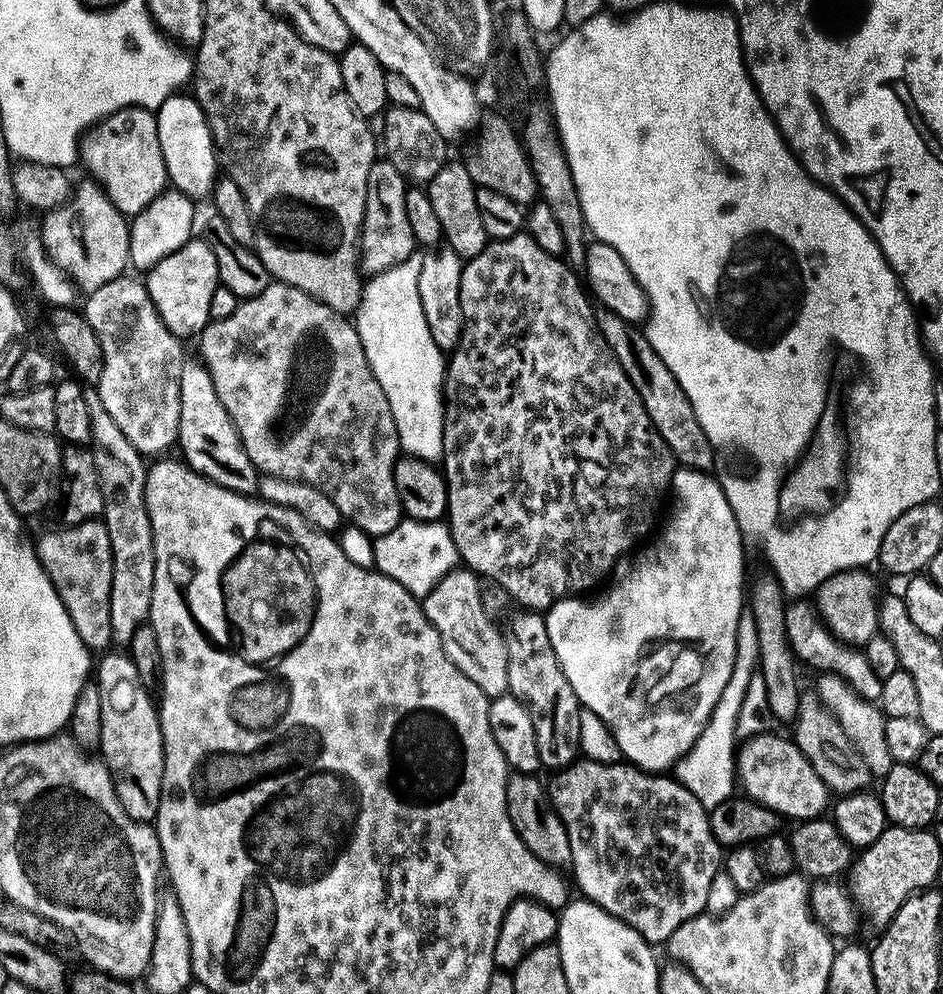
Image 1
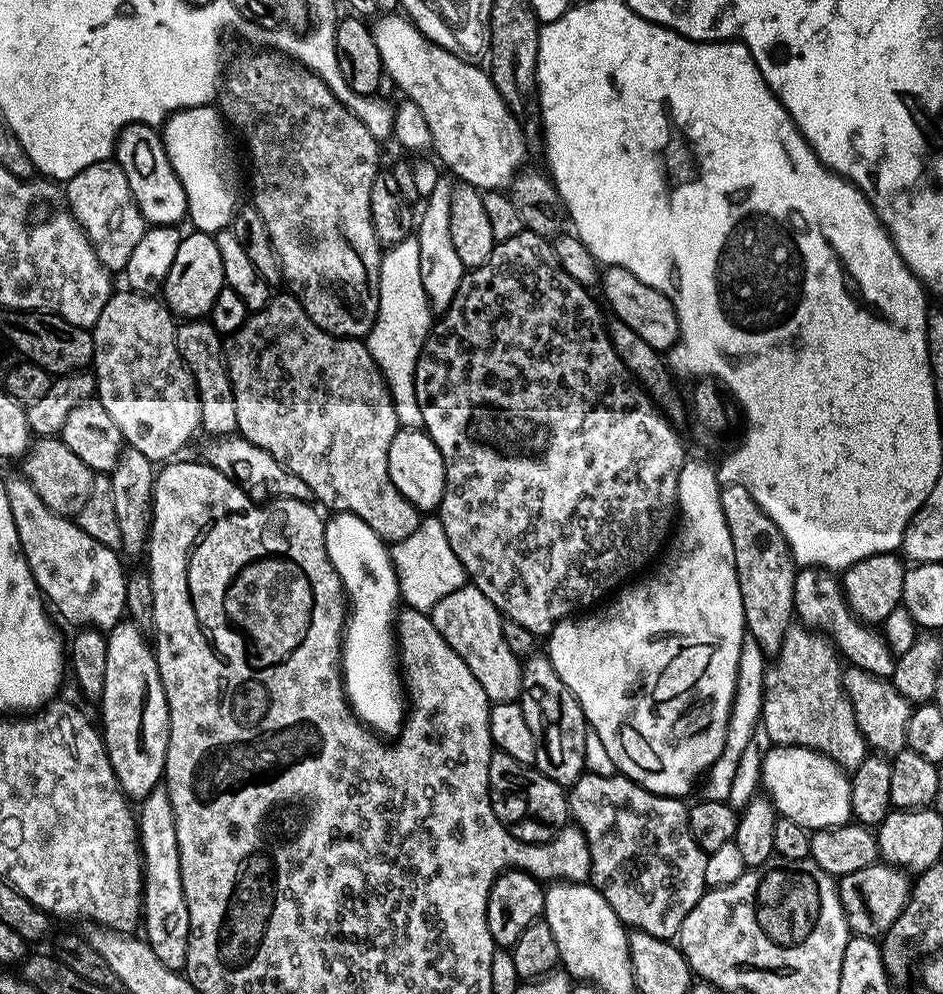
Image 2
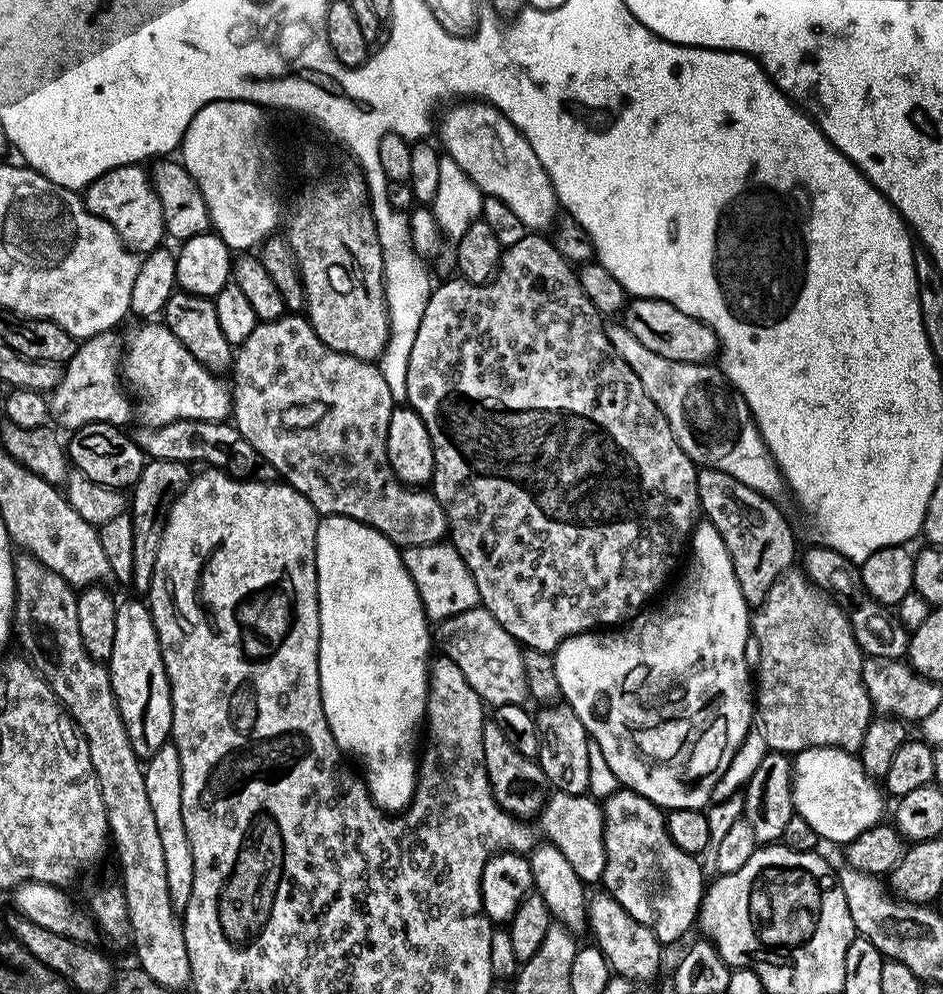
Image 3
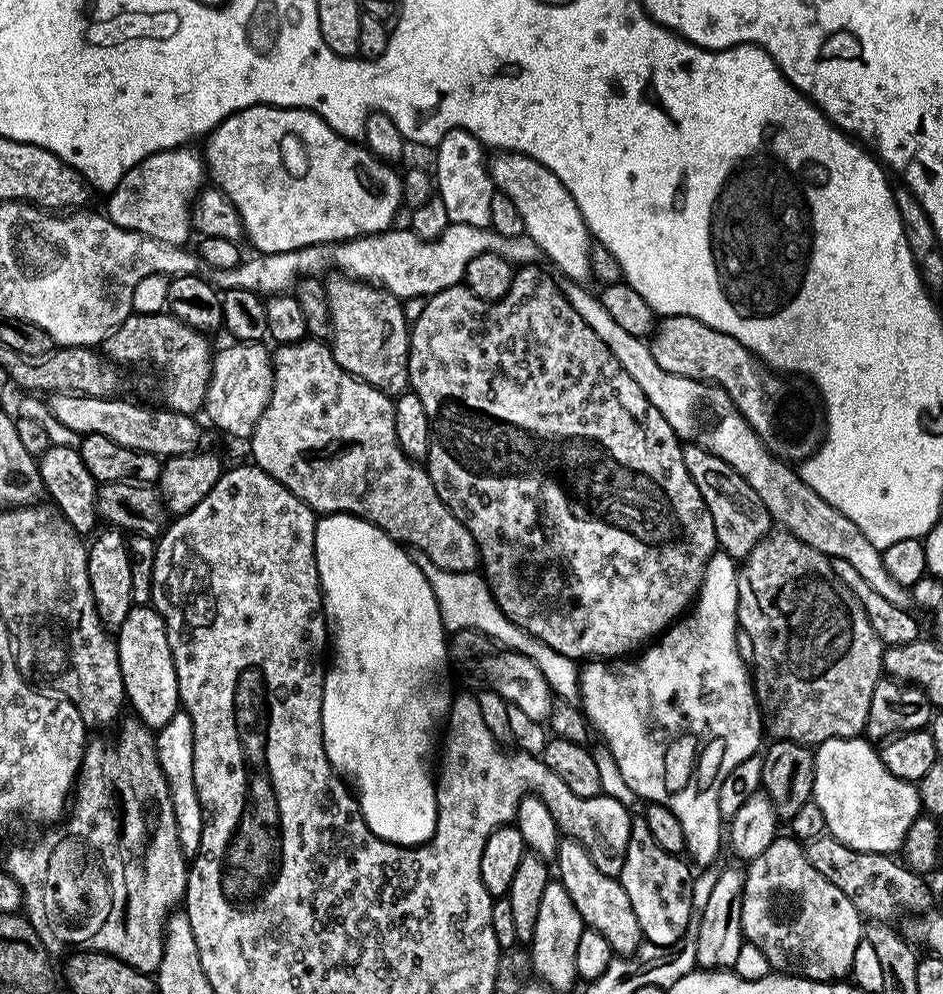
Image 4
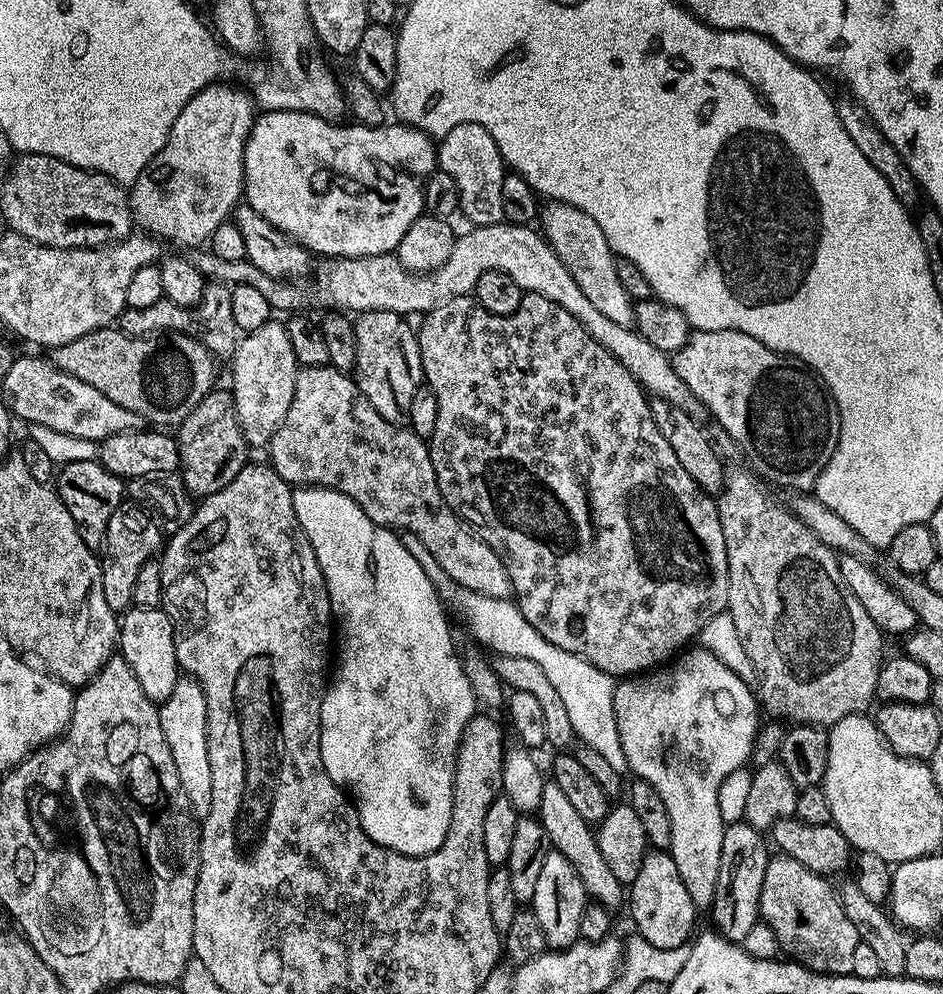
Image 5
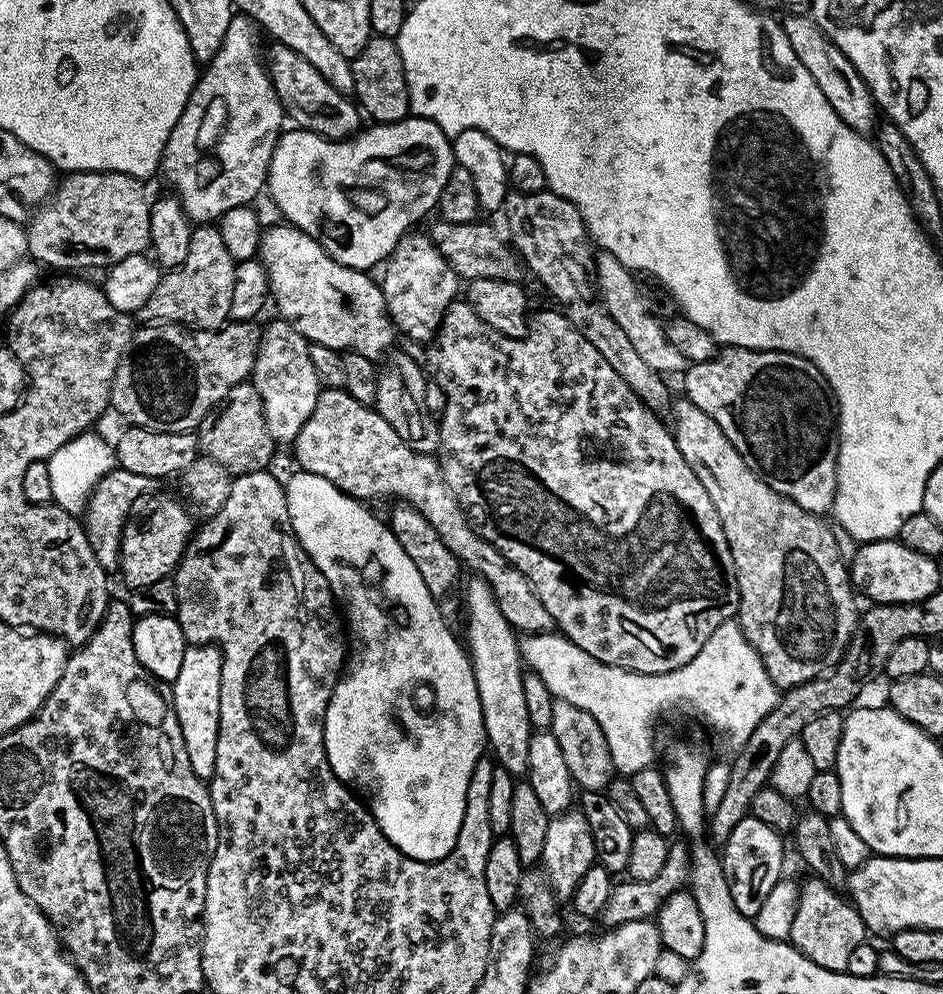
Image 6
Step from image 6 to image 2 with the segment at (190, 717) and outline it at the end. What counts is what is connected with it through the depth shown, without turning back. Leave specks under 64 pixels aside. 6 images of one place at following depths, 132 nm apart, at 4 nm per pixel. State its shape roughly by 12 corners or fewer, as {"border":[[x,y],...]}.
{"border":[[165,788],[138,804],[142,929],[183,969],[190,910]]}

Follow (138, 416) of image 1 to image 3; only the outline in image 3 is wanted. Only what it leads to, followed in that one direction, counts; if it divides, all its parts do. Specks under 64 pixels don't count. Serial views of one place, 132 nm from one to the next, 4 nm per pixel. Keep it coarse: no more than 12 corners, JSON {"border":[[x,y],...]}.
{"border":[[162,322],[125,339],[143,423],[224,422],[233,393]]}

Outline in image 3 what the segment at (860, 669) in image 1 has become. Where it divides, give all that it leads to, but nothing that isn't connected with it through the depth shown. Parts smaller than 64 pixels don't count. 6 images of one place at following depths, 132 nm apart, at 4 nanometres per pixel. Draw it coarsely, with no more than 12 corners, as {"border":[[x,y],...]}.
{"border":[[833,548],[803,549],[802,571],[848,616],[865,656],[902,660],[909,629]]}

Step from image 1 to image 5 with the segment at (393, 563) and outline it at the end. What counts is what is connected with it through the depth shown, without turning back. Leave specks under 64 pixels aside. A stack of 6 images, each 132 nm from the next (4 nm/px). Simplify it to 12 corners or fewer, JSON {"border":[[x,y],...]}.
{"border":[[400,536],[441,601],[496,656],[542,666],[573,737],[629,767],[607,672],[546,642],[515,599],[466,590]]}

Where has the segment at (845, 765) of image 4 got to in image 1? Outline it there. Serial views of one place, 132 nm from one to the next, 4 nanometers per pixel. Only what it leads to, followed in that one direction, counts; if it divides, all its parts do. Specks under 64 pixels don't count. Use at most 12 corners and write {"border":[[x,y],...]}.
{"border":[[752,736],[736,754],[751,799],[817,819],[828,788],[796,743]]}

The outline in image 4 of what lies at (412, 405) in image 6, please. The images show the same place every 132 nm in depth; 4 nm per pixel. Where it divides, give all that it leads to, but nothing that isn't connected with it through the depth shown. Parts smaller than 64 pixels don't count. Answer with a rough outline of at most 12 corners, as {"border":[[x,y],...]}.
{"border":[[327,281],[332,356],[357,380],[409,387],[401,297]]}

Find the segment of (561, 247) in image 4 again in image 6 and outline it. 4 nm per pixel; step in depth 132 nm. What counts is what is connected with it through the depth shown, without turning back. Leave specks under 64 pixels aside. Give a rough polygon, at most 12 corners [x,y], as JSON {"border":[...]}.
{"border":[[595,253],[594,279],[638,355],[662,374],[684,355],[633,269]]}

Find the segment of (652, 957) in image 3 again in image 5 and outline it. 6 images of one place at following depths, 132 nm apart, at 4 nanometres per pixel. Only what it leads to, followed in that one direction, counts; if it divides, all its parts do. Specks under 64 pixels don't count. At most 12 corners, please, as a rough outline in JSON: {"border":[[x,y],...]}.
{"border":[[545,783],[538,819],[549,845],[578,870],[595,903],[616,910],[614,878],[593,825],[557,784]]}

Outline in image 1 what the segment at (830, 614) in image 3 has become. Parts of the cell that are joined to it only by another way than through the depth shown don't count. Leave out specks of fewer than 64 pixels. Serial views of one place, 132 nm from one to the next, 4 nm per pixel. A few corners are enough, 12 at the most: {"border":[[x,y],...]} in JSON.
{"border":[[801,695],[791,739],[829,793],[873,783],[854,742],[815,695]]}

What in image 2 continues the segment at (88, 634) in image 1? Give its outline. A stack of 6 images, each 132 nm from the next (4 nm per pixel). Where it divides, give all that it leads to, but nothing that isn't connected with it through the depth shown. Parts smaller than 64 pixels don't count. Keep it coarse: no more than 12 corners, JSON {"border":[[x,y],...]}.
{"border":[[7,477],[20,548],[45,601],[72,626],[126,616],[113,549]]}

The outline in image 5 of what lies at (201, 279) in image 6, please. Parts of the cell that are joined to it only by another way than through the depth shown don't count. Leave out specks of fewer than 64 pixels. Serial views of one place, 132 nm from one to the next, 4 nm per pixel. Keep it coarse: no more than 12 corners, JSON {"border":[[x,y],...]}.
{"border":[[209,281],[192,308],[124,309],[127,336],[178,332],[231,359],[240,340],[231,287]]}

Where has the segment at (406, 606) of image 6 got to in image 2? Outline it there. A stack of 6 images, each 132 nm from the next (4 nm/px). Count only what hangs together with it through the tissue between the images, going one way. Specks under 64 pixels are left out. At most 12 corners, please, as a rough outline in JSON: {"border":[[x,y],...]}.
{"border":[[327,517],[326,554],[350,611],[344,695],[400,735],[406,689],[390,548],[362,518]]}

